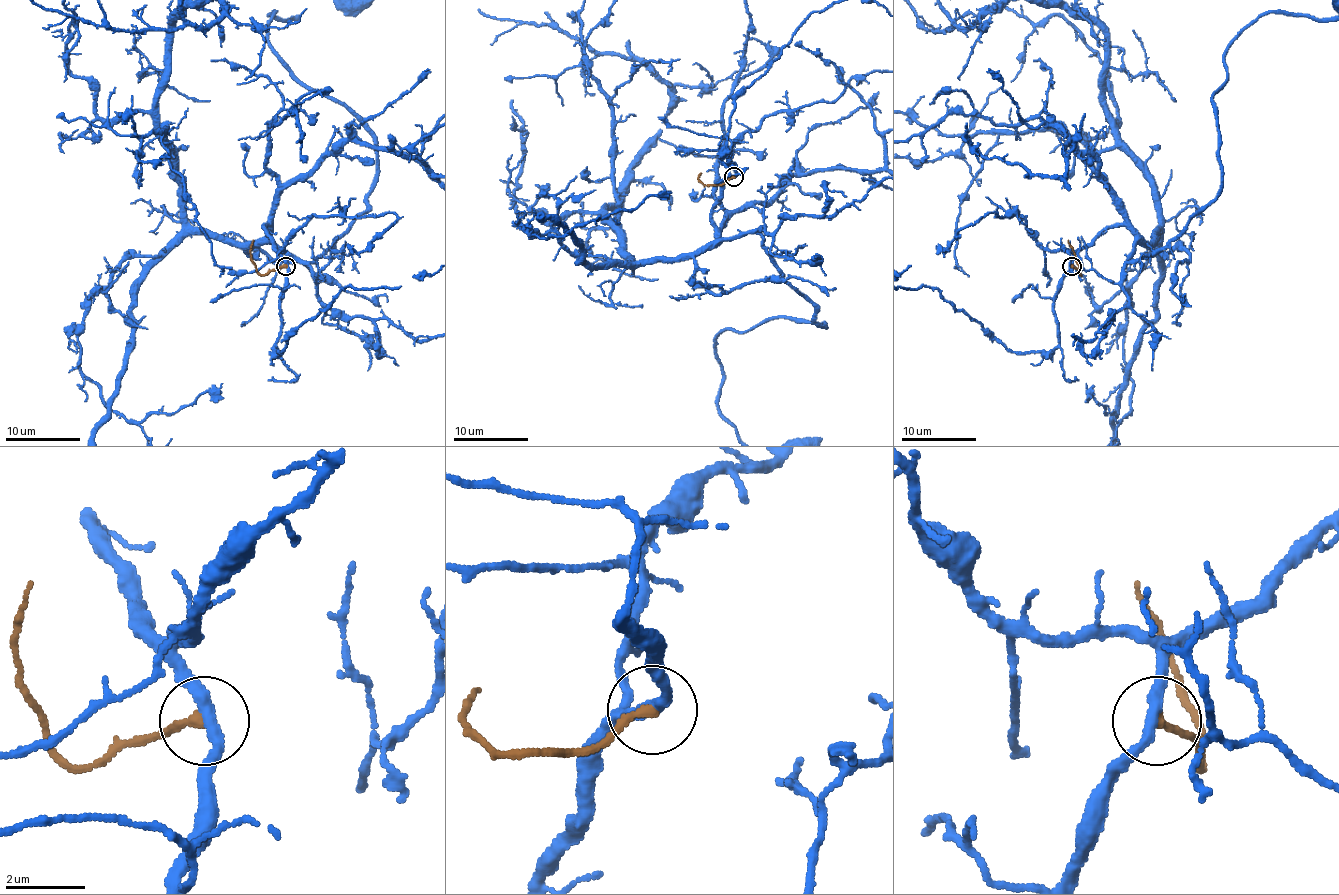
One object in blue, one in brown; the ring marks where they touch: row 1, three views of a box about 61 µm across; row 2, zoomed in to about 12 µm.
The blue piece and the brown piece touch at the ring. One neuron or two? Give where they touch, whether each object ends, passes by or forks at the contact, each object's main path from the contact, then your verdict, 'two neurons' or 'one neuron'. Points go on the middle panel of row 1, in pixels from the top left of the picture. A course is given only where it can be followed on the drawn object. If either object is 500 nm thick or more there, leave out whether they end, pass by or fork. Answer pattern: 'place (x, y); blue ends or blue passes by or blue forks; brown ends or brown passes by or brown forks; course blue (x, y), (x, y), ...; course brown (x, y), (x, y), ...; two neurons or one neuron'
place (734, 177); blue passes by; brown ends; course blue (734, 177), (712, 213), (719, 239), (760, 235), (824, 323), (725, 329), (717, 409); course brown (734, 177), (729, 177), (721, 185), (710, 185), (699, 181), (700, 173); two neurons

